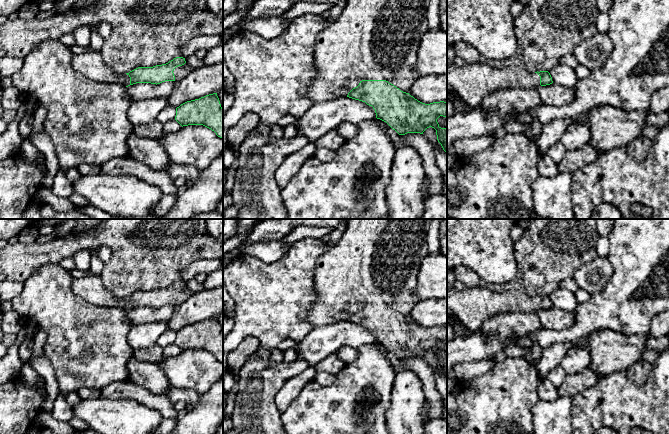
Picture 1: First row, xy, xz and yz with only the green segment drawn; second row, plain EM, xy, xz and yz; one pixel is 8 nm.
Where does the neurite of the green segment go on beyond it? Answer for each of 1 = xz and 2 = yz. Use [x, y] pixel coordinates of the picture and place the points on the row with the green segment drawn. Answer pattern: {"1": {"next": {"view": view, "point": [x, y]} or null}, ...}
{"1": {"next": {"view": "xz", "point": [372, 39]}}, "2": {"next": {"view": "yz", "point": [471, 83]}}}

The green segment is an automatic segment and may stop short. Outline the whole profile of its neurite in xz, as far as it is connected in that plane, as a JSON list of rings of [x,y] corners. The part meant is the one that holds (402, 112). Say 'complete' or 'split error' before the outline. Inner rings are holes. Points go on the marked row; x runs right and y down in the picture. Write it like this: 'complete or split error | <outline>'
split error | [[[347,0],[346,6],[342,10],[338,19],[333,22],[328,28],[320,32],[316,38],[314,47],[314,71],[315,77],[310,83],[310,87],[305,96],[312,103],[329,102],[337,97],[349,97],[355,100],[365,102],[367,105],[372,106],[376,113],[376,118],[386,122],[393,130],[399,135],[405,135],[407,133],[420,133],[432,127],[436,130],[437,140],[441,144],[443,150],[447,154],[447,129],[441,128],[437,122],[440,116],[447,117],[447,102],[433,102],[425,104],[408,92],[410,91],[414,82],[420,77],[418,72],[414,69],[417,63],[417,53],[420,45],[421,37],[424,33],[429,31],[427,9],[430,4],[430,0]]]

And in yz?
split error | [[[468,64],[447,67],[447,93],[455,93],[470,108],[480,106],[483,98],[494,91],[539,87],[552,84],[548,71],[528,72],[518,66],[491,67]]]

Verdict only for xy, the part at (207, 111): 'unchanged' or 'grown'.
unchanged

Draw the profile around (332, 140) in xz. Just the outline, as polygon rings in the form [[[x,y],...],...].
[[[331,130],[318,138],[314,145],[316,148],[327,148],[329,150],[339,150],[339,148],[345,143],[345,138],[337,133],[337,131]]]

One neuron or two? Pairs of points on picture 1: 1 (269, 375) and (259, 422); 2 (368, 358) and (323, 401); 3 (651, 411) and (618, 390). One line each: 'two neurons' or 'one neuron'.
1: one neuron
2: one neuron
3: one neuron

